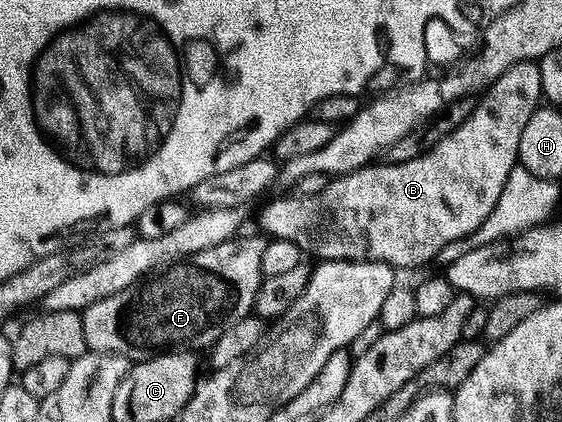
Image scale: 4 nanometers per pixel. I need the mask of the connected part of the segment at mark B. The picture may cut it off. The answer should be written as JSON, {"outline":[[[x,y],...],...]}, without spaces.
{"outline":[[[535,60],[518,62],[514,66],[510,66],[510,70],[506,70],[506,74],[502,74],[502,78],[498,78],[489,88],[484,89],[482,95],[476,101],[474,110],[466,118],[466,122],[462,122],[462,126],[458,126],[458,130],[446,134],[442,138],[442,142],[438,142],[430,150],[426,150],[426,154],[422,154],[418,158],[410,158],[410,162],[402,162],[401,164],[373,162],[367,168],[359,168],[357,172],[329,179],[326,190],[322,190],[322,194],[280,196],[277,200],[270,201],[261,210],[261,229],[259,228],[259,231],[265,237],[274,240],[294,242],[294,246],[298,246],[301,253],[308,255],[309,252],[310,255],[316,256],[315,258],[320,260],[373,260],[374,262],[389,264],[391,268],[397,270],[416,268],[419,264],[429,263],[431,265],[435,261],[436,255],[442,250],[442,246],[450,246],[450,242],[454,242],[458,238],[466,238],[471,232],[478,230],[478,226],[482,226],[482,222],[486,222],[490,210],[494,210],[494,202],[498,202],[498,198],[502,195],[502,186],[506,186],[506,178],[510,178],[510,170],[517,167],[520,159],[518,142],[522,142],[522,130],[526,126],[526,122],[530,122],[530,114],[534,114],[534,110],[541,107],[543,95],[539,63]]]}

